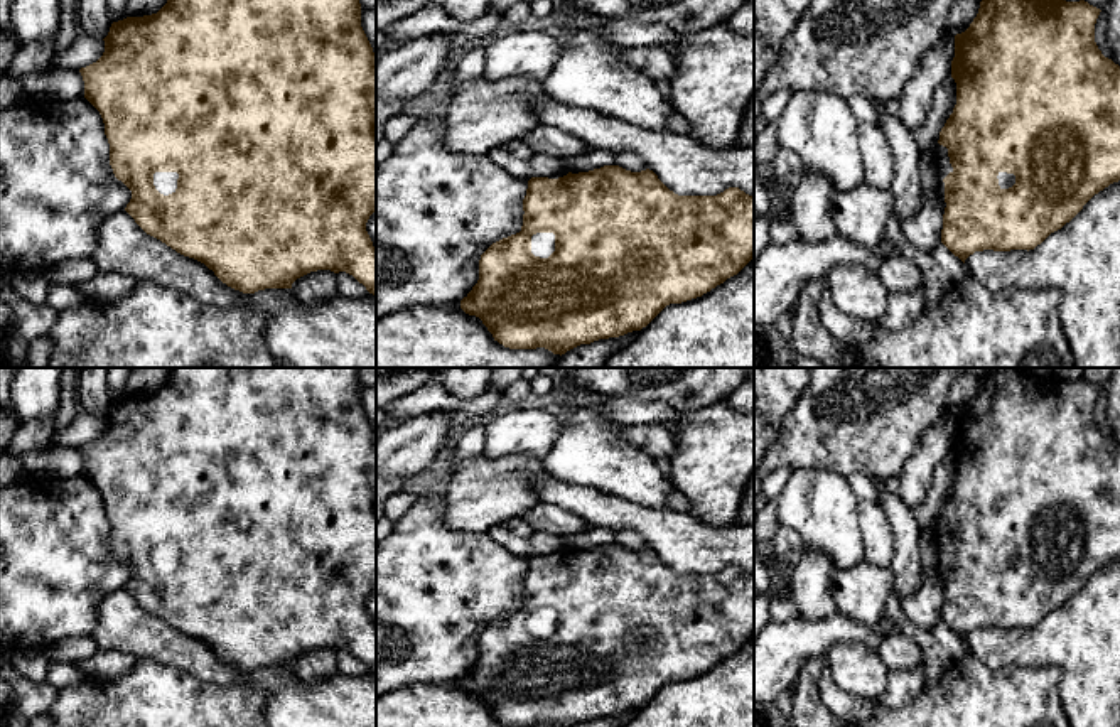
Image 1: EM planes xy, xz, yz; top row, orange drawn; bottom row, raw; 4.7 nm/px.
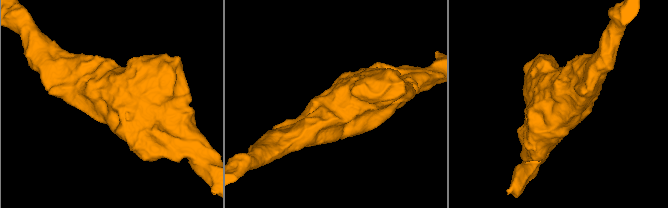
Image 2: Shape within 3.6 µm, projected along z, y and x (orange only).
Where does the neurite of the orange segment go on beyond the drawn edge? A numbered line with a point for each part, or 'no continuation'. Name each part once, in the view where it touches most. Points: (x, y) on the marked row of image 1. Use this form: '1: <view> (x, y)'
1: xz (542, 243)

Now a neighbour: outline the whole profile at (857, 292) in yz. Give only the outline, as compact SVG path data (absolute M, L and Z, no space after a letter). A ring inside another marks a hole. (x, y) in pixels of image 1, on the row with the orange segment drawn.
M837 263L827 272L827 287L840 312L877 324L886 314L889 292L877 273L862 263Z

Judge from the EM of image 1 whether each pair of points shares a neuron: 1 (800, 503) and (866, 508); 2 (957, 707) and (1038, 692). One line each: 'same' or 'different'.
1: different
2: same

